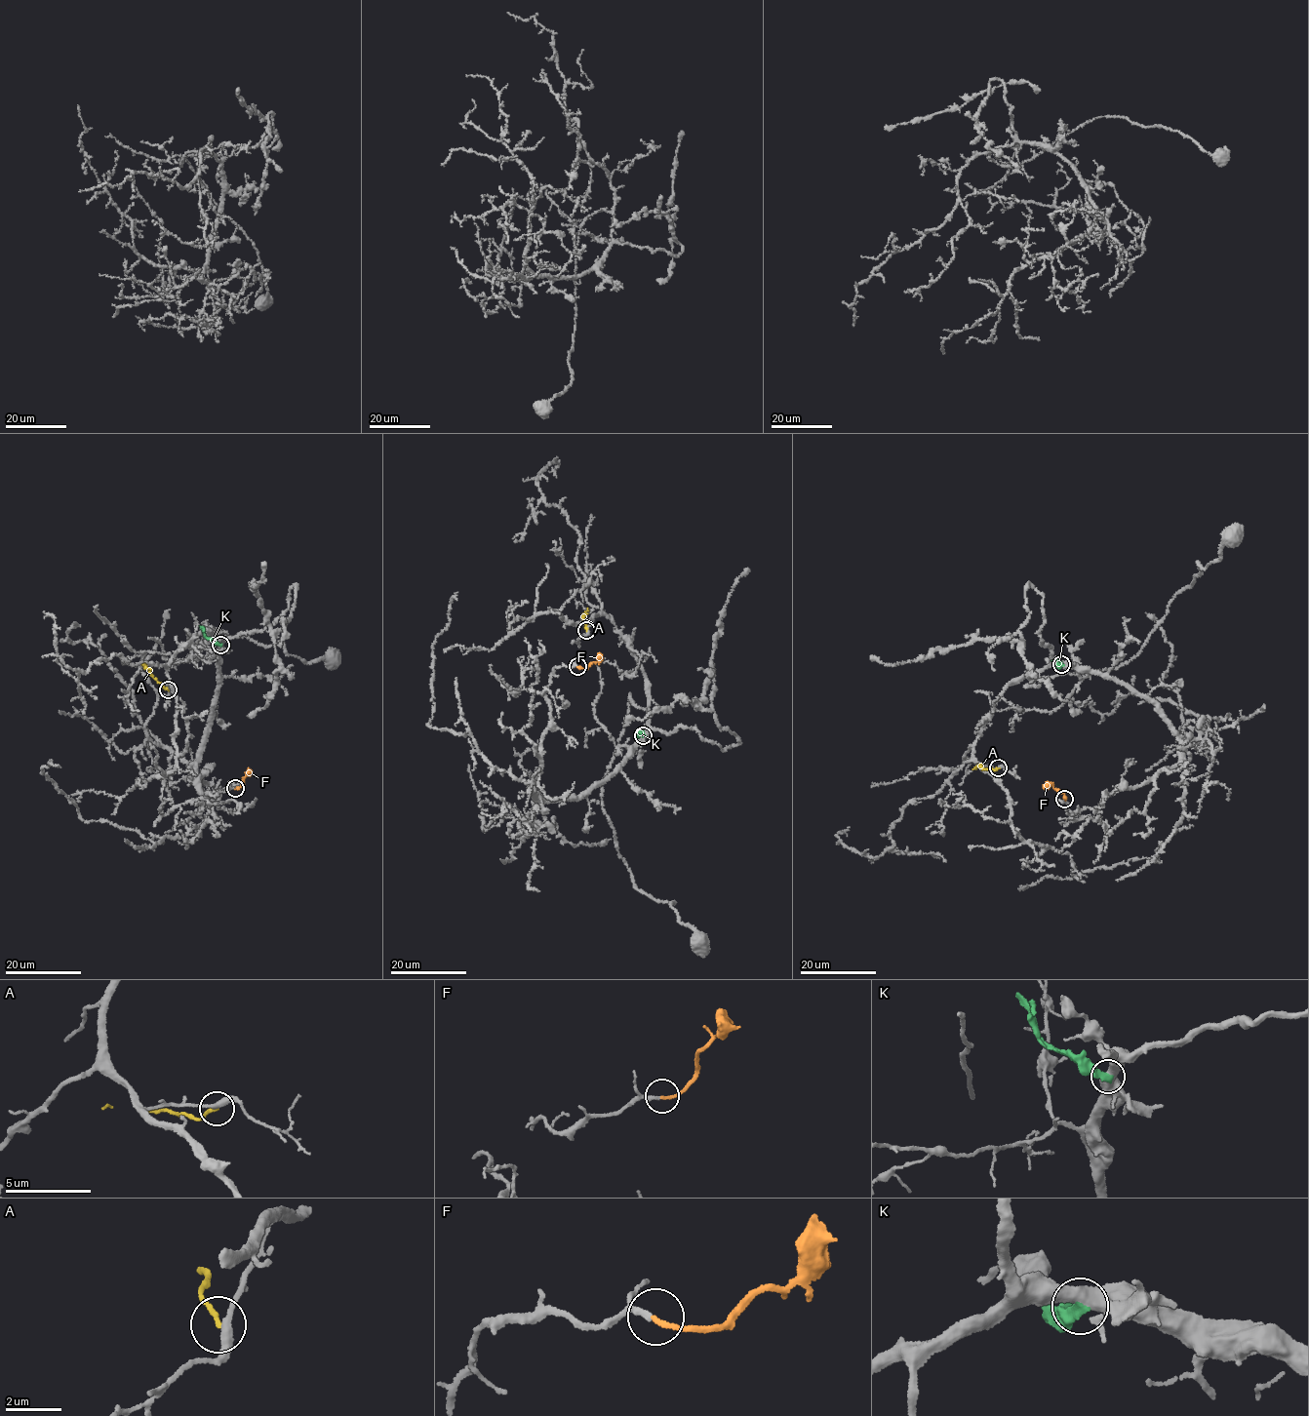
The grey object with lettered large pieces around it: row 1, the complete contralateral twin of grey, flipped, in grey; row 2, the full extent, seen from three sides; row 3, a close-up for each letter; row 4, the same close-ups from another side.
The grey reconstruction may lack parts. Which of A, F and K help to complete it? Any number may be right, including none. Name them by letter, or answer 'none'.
F

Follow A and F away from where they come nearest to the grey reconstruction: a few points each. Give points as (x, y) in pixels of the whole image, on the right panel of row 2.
A: (998, 767), (992, 770), (976, 766)
F: (1064, 799), (1063, 794), (1051, 786), (1043, 788)

